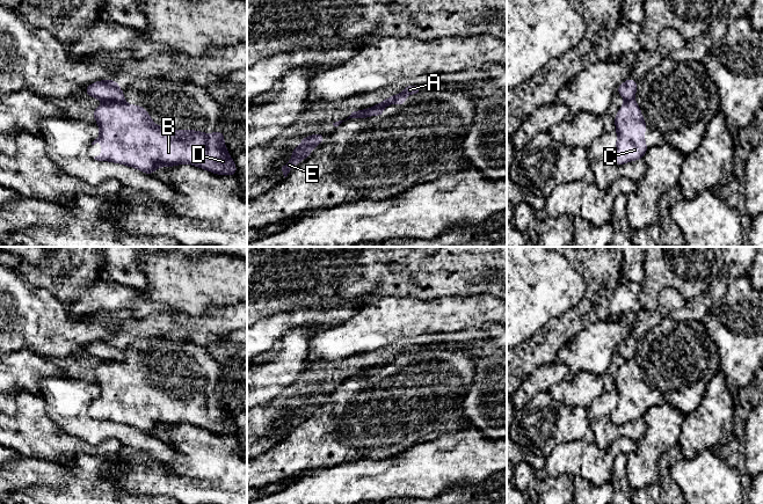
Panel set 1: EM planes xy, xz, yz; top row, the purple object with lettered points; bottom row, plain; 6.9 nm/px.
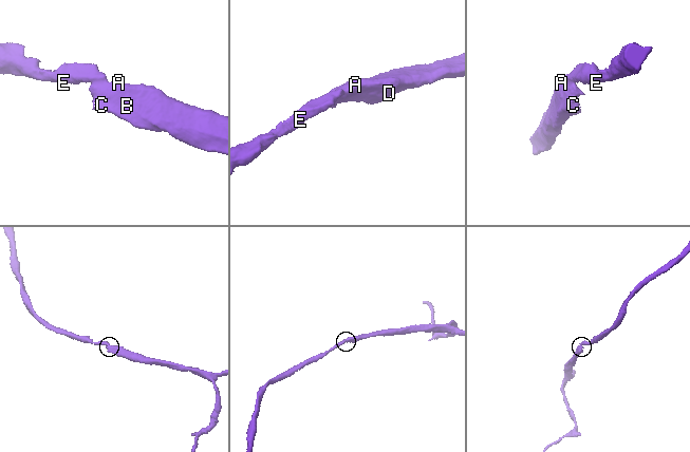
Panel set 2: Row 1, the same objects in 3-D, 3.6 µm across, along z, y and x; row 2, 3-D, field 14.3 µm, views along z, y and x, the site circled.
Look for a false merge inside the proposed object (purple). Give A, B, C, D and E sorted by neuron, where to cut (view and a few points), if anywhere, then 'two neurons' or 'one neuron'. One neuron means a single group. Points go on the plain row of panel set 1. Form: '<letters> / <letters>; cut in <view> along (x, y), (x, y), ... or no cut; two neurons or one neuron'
A B C D / E; cut in xy along (122, 359), (110, 359), (108, 362); two neurons

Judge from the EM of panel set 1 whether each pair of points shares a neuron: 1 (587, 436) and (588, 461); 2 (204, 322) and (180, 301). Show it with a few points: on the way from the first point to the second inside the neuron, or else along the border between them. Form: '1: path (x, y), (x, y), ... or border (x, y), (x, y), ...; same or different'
1: border (591, 442), (573, 440), (560, 445); different
2: border (223, 307), (211, 309), (201, 316), (184, 316); different

